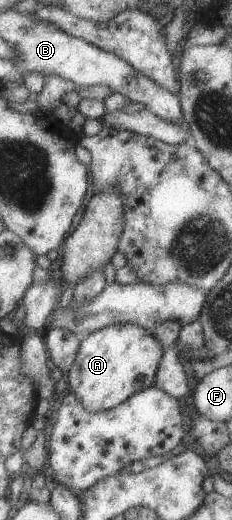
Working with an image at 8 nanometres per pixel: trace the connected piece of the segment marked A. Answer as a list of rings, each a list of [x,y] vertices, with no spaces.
[[[129,323],[96,330],[80,346],[67,390],[75,393],[89,412],[111,410],[130,396],[158,386],[157,373],[164,354],[160,340],[141,325]]]

